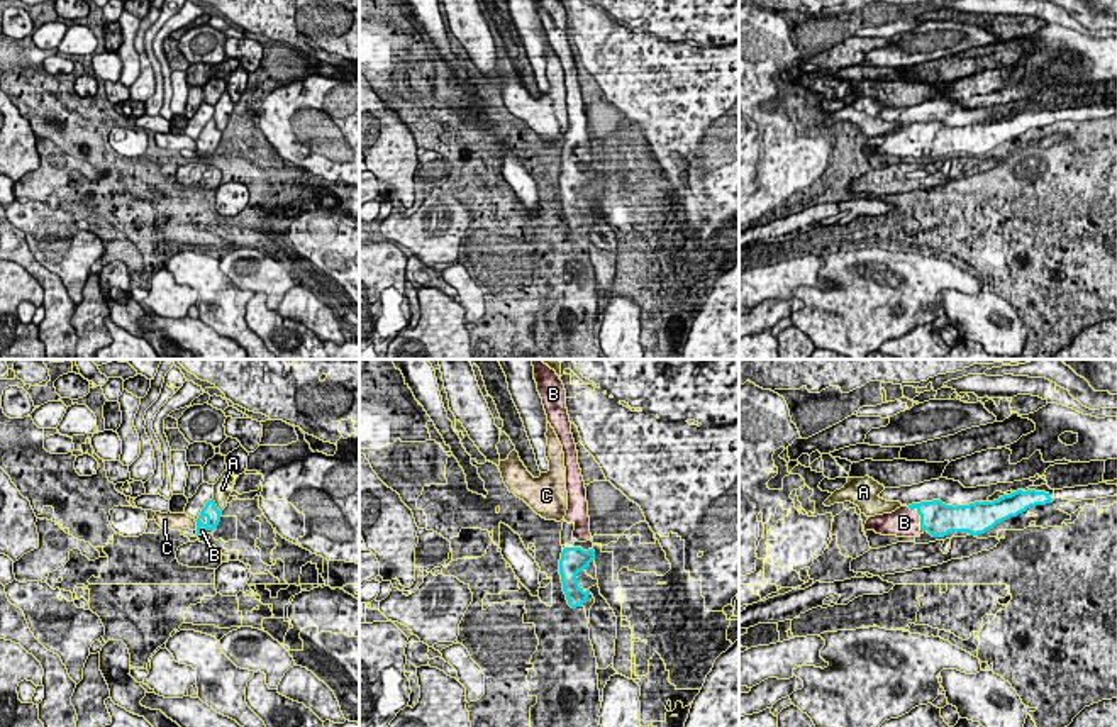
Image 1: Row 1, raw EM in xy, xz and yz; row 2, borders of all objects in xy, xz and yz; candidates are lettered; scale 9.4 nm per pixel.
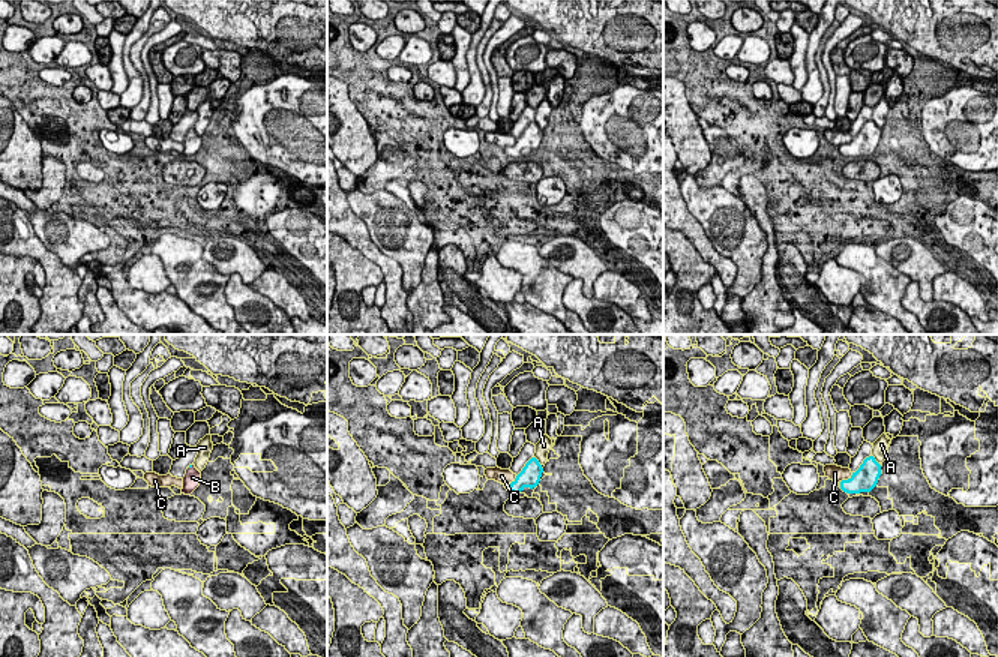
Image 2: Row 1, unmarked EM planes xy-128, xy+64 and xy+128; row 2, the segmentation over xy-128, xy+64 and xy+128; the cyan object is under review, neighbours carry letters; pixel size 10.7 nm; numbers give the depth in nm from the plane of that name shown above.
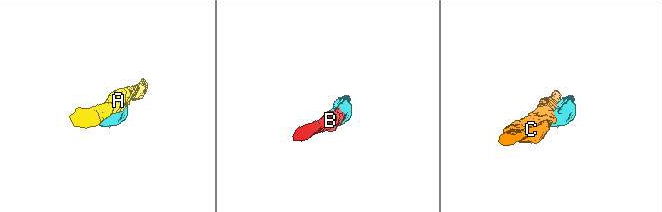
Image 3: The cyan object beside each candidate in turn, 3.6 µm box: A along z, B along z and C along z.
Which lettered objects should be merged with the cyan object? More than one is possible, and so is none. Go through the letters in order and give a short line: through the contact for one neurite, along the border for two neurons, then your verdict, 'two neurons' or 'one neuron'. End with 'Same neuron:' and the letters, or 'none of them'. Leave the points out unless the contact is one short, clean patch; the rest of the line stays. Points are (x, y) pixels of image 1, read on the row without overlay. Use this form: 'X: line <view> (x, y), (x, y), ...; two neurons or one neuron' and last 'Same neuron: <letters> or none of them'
A: two neurons
B: line yz (938, 139), (921, 138), (904, 143); one neuron
C: two neurons
Same neuron: B

